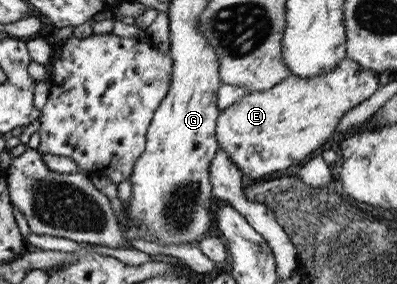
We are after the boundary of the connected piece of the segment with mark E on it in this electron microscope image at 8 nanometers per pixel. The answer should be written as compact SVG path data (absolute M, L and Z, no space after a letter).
M343 57L333 69L317 77L301 78L290 74L270 89L248 92L240 101L233 102L231 106L217 115L215 138L218 149L224 150L228 159L231 159L231 162L240 170L245 182L251 178L257 180L275 170L289 168L301 162L305 157L318 153L322 147L327 145L341 117L363 102L365 98L369 98L381 86L378 74Z

